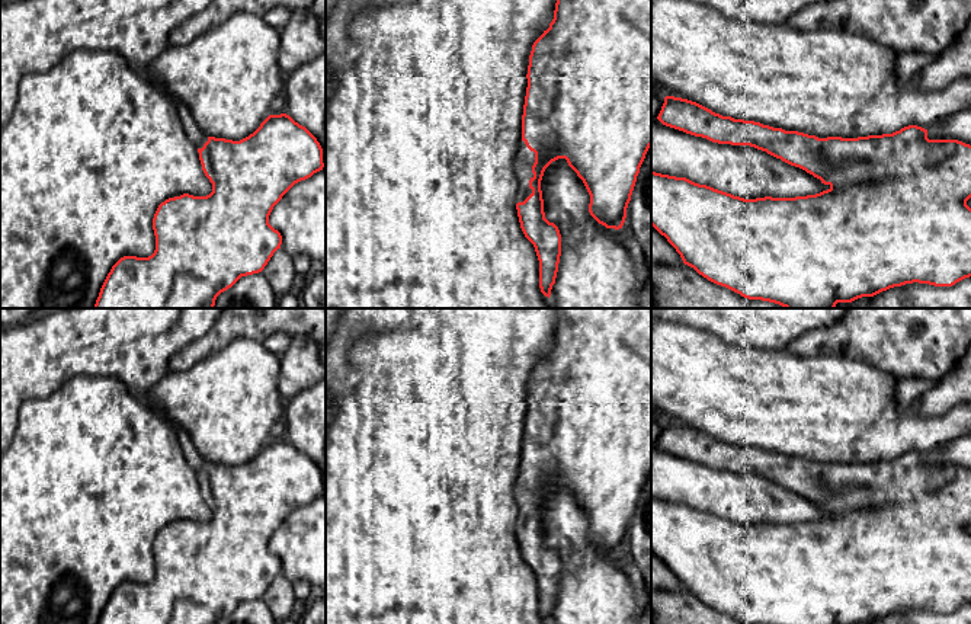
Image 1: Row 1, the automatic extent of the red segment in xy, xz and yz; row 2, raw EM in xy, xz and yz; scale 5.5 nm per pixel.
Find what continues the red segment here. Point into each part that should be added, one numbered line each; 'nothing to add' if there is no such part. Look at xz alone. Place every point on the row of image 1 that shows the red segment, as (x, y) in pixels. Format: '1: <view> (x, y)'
1: xz (525, 159)

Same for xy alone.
1: xy (195, 134)

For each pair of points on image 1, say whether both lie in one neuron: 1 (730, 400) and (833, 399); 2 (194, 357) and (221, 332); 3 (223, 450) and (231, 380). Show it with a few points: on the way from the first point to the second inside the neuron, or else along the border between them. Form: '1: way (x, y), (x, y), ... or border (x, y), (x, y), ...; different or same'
1: way (756, 399), (807, 399); same
2: way (201, 349), (214, 339); same
3: way (224, 432), (228, 425), (228, 402), (231, 397); same

